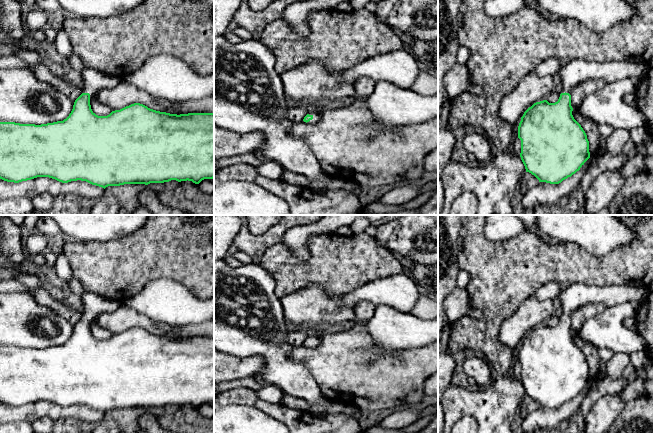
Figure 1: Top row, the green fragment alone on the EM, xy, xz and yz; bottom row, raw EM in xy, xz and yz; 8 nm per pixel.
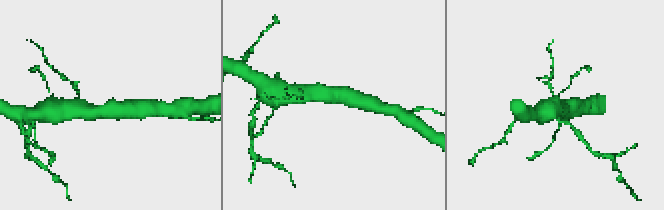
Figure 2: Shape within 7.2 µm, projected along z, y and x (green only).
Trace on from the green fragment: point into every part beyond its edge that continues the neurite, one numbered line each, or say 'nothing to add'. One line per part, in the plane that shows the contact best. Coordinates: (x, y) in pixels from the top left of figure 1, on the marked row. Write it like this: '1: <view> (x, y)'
1: xz (316, 116)

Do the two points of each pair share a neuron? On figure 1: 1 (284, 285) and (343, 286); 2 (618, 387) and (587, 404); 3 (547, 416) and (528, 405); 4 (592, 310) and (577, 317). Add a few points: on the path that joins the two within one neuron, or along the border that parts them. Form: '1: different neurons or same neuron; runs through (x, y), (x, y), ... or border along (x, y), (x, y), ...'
1: same neuron; runs through (299, 277), (328, 277)
2: same neuron; runs through (610, 387), (603, 387), (594, 396)
3: different neurons; border along (539, 406), (523, 419)
4: same neuron; runs through (588, 311), (581, 315)

